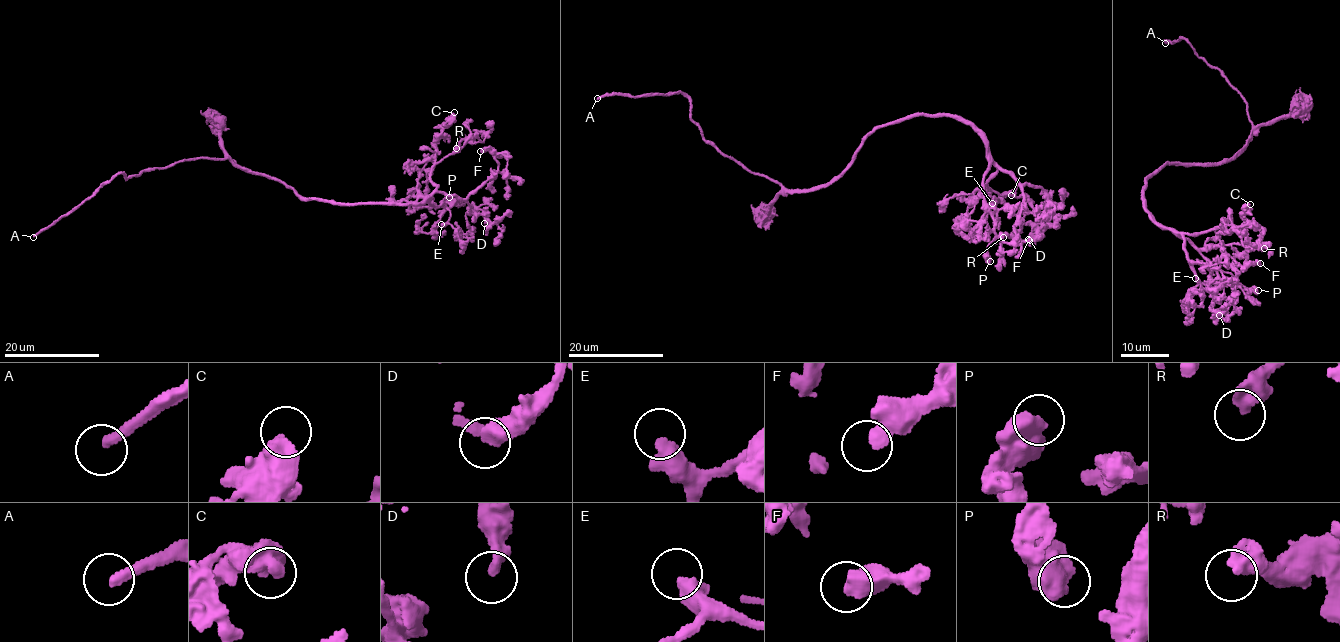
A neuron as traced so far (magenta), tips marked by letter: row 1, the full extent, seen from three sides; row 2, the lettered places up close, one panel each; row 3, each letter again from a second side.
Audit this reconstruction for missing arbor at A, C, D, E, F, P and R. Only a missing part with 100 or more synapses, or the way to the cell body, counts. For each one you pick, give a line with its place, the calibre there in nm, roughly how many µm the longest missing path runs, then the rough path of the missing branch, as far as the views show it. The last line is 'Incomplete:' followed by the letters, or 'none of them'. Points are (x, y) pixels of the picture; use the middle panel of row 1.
A: (597, 98) | 300 nm | 20 µm | (597, 98), (584, 99), (569, 87), (566, 51)
Incomplete: A

